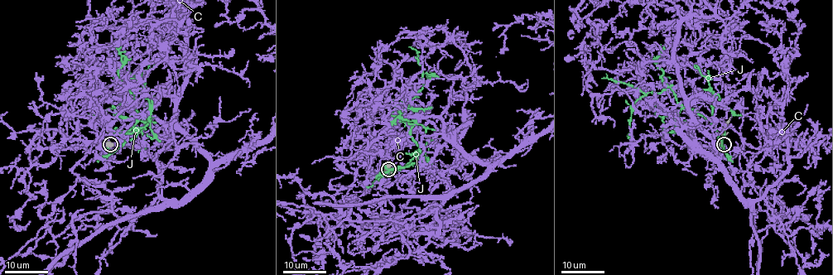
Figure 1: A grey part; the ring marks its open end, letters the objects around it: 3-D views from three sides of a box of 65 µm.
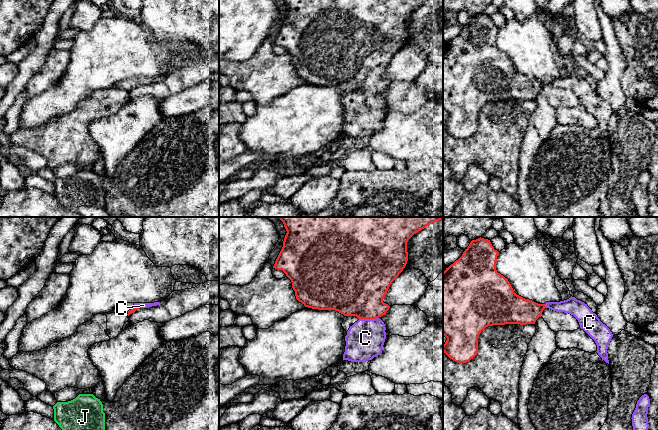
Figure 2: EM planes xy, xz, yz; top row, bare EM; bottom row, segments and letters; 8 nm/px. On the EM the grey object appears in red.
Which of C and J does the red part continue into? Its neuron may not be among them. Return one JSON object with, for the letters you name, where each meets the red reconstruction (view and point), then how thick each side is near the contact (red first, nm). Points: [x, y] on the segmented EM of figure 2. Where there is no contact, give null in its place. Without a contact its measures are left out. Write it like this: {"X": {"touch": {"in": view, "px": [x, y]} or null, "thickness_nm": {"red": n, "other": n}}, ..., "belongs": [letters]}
{"C": {"touch": {"in": "xz", "px": [368, 318]}, "thickness_nm": {"red": 440, "other": 300}}, "belongs": ["C"]}

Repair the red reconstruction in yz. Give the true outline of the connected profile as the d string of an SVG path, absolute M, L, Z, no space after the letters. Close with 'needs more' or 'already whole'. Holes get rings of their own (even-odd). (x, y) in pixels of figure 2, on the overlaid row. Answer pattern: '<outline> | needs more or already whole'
M472 240L462 256L443 272L443 335L447 338L443 352L457 363L467 363L478 352L478 338L488 326L505 324L535 324L545 308L573 315L583 329L596 343L597 353L606 363L608 344L613 334L584 302L570 297L560 302L538 304L517 295L507 278L497 272L496 261L499 252L490 240Z | needs more

